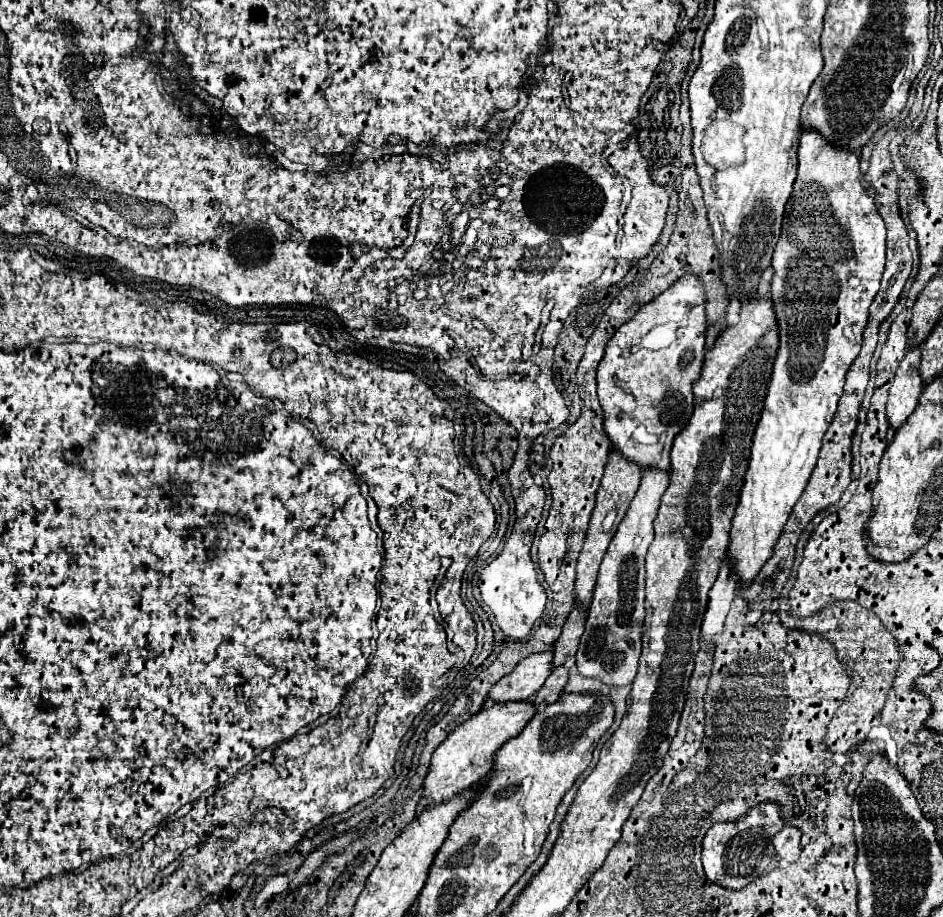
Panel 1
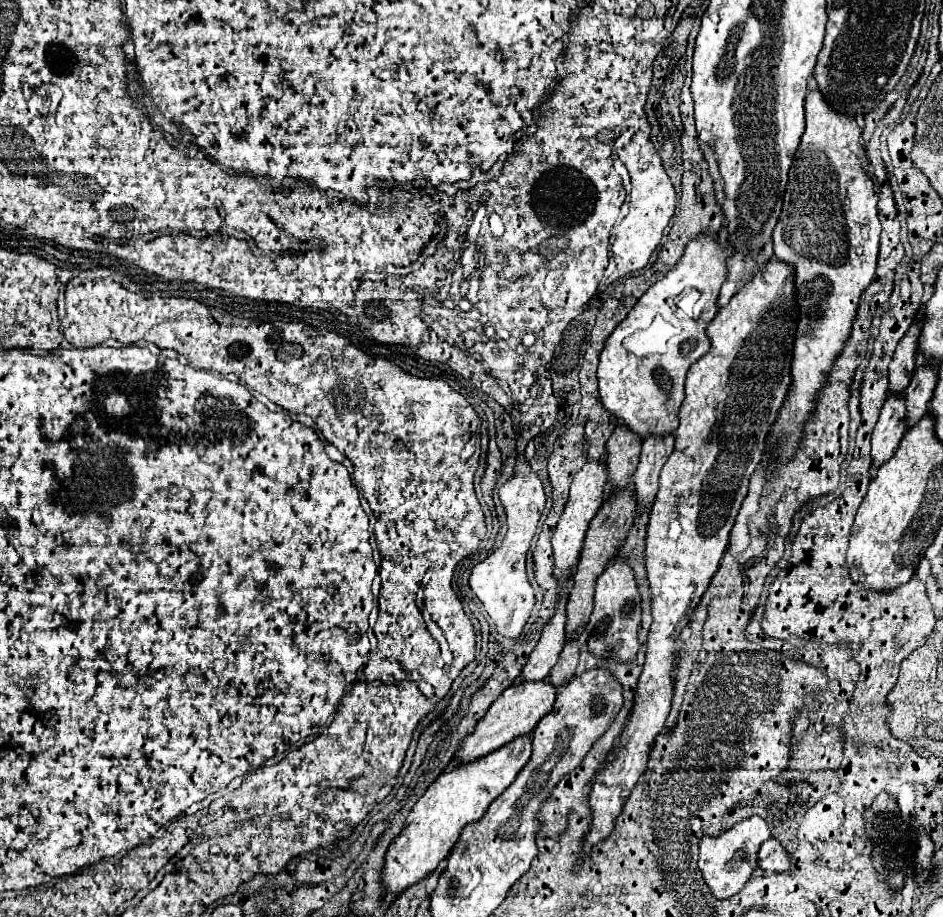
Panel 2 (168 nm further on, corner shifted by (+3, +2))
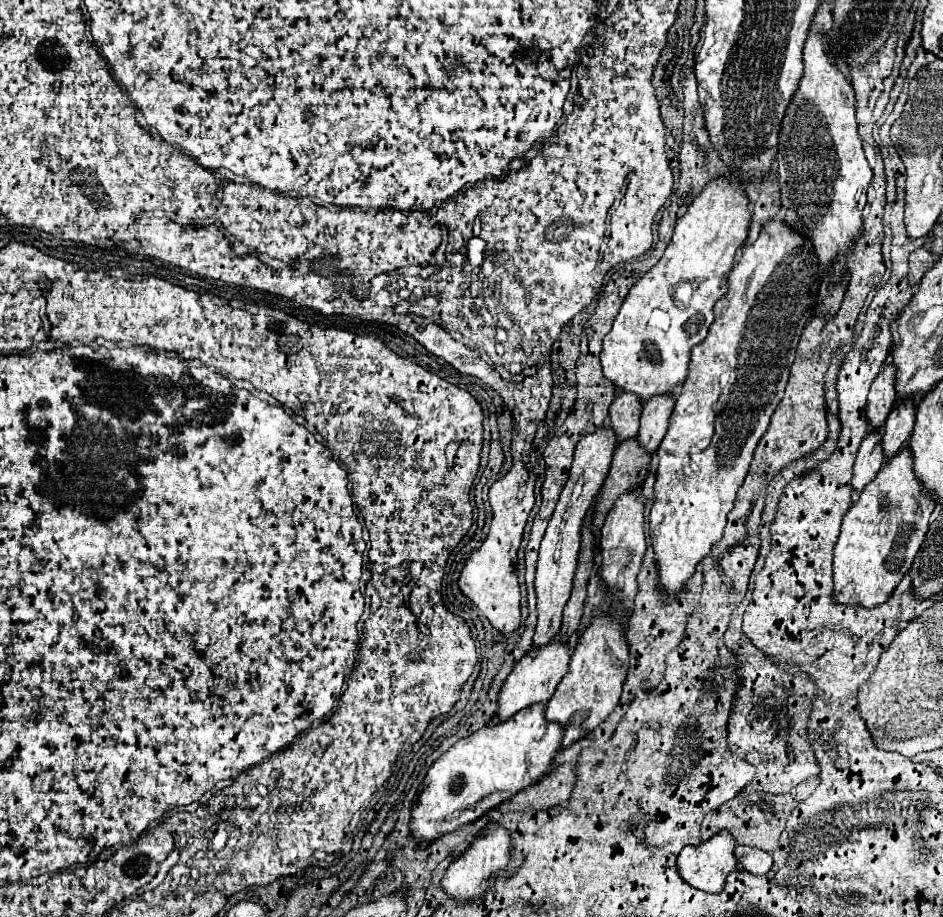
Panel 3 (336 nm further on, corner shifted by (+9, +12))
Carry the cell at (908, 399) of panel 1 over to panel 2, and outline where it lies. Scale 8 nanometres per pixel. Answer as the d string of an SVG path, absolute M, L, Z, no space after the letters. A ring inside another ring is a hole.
M890 395L880 411L880 419L872 433L872 467L884 465L896 451L900 439L906 433L904 425L904 395Z

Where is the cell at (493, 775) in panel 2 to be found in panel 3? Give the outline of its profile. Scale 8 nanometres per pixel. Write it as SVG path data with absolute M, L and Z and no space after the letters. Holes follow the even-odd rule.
M532 705L508 721L488 725L454 743L428 769L418 801L410 811L410 837L416 843L434 843L462 825L474 823L528 785L538 783L560 751L562 729L544 719L544 707Z

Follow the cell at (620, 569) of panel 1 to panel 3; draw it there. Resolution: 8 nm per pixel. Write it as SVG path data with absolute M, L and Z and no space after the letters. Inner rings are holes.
M656 397L654 401L648 401L642 409L640 417L640 431L638 431L638 443L646 453L654 455L662 437L668 429L668 419L674 409L672 397Z

